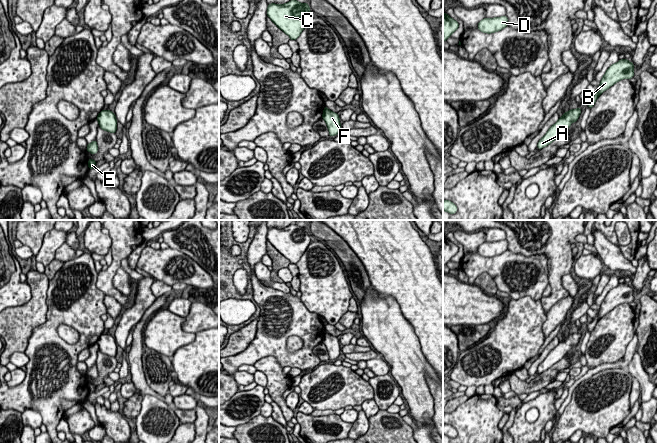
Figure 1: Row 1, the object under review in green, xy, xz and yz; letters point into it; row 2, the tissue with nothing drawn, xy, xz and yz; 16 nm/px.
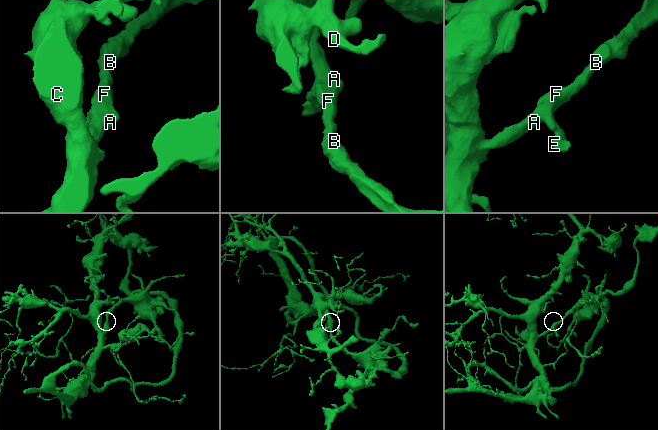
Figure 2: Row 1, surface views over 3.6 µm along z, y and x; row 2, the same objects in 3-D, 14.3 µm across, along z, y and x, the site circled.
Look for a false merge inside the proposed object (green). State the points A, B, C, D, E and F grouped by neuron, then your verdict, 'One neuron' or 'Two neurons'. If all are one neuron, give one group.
Groups: A B C D E F. One neuron

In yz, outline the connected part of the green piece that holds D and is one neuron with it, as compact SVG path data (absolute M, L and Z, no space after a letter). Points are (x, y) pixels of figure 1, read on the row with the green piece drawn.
M495 17L495 18L484 18L478 23L478 30L481 32L491 34L494 32L501 31L503 28L508 26L508 17Z

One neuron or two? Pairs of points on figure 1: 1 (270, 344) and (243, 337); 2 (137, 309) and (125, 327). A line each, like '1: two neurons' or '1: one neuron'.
1: two neurons
2: one neuron

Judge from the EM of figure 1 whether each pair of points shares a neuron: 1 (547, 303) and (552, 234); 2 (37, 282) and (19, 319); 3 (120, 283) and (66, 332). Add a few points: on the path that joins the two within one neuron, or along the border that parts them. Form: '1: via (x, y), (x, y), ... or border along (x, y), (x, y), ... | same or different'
1: via (555, 286), (555, 251) | same
2: via (37, 291), (37, 301), (28, 310) | same
3: border along (119, 267), (113, 277), (113, 285), (126, 296) | different

